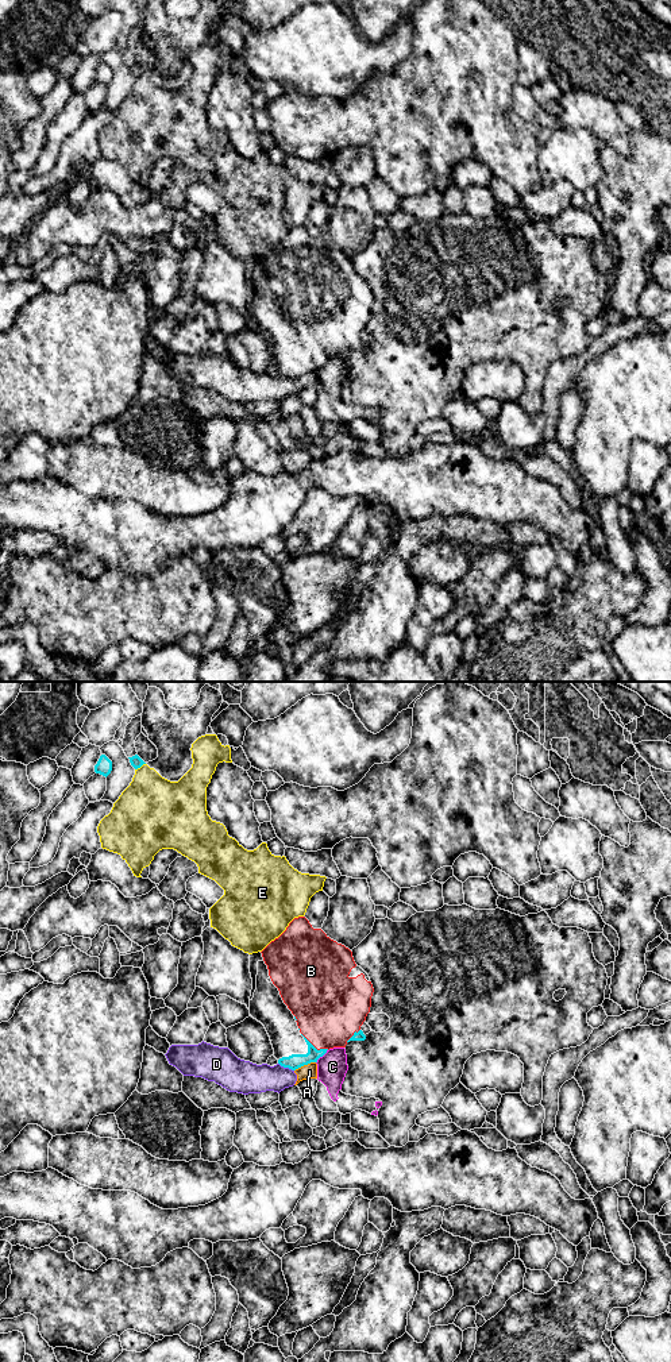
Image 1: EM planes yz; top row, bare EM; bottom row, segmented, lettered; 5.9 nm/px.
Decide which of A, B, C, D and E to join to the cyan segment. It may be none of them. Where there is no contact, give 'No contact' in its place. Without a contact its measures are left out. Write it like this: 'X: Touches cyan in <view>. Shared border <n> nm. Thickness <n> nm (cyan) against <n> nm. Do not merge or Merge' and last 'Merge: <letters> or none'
A: Touches cyan in yz. Shared border 140 nm. Thickness 90 nm (cyan) against 90 nm. Do not merge
B: Touches cyan in yz. Shared border 190 nm. Thickness 90 nm (cyan) against 420 nm. Merge
C: Touches cyan in yz. Shared border 110 nm. Thickness 90 nm (cyan) against 180 nm. Do not merge
D: Touches cyan in yz. Shared border 110 nm. Thickness 90 nm (cyan) against 190 nm. Do not merge
E: Touches cyan in yz. Shared border 80 nm. Thickness 70 nm (cyan) against 380 nm. Do not merge
Merge: B

